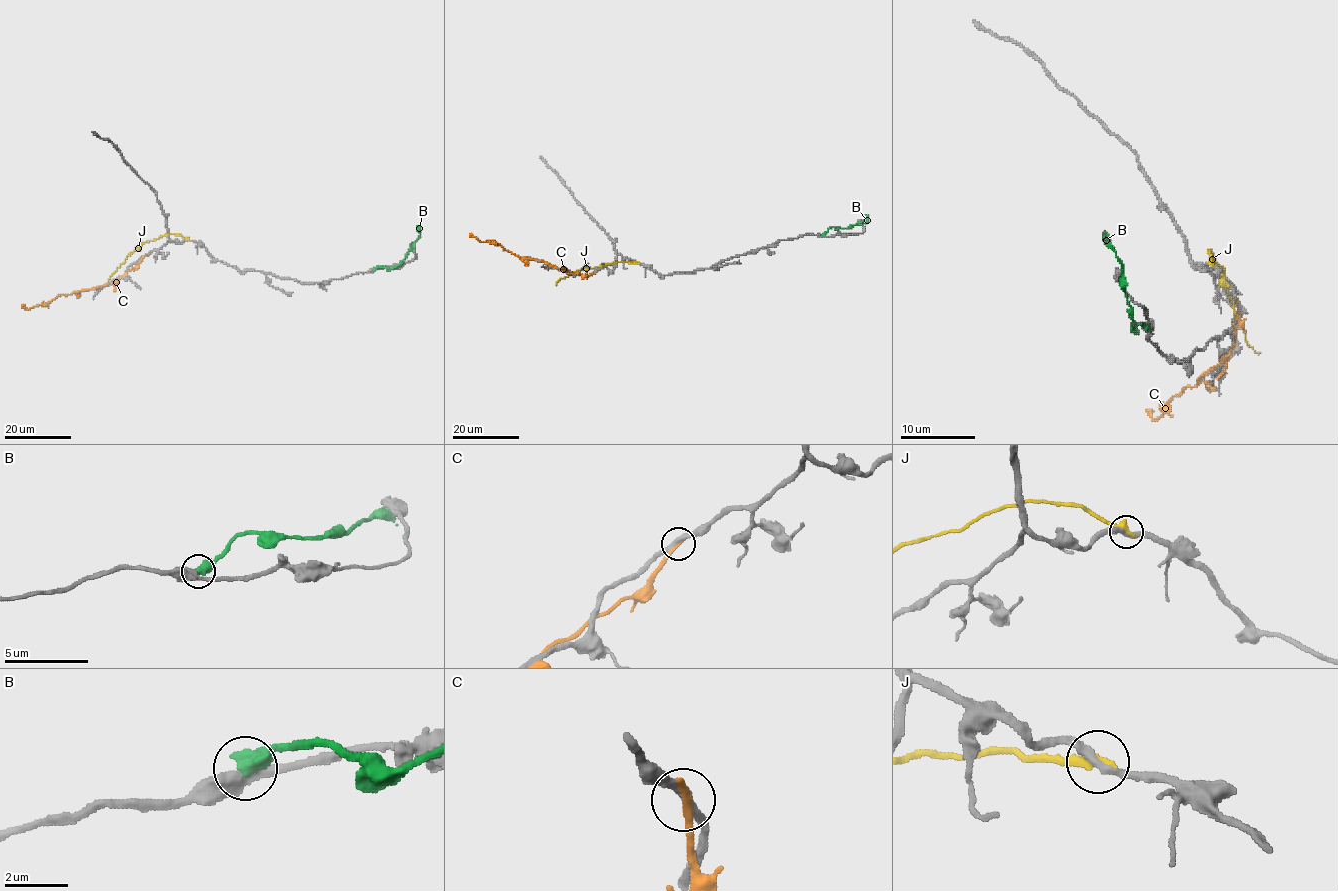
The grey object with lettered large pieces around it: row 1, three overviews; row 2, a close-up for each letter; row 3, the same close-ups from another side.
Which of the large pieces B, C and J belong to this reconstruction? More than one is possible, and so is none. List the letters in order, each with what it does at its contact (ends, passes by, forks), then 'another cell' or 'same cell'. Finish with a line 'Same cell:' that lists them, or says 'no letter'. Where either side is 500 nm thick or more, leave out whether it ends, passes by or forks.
B: another cell
C: it ends | another cell
J: it ends | another cell
Same cell: no letter

